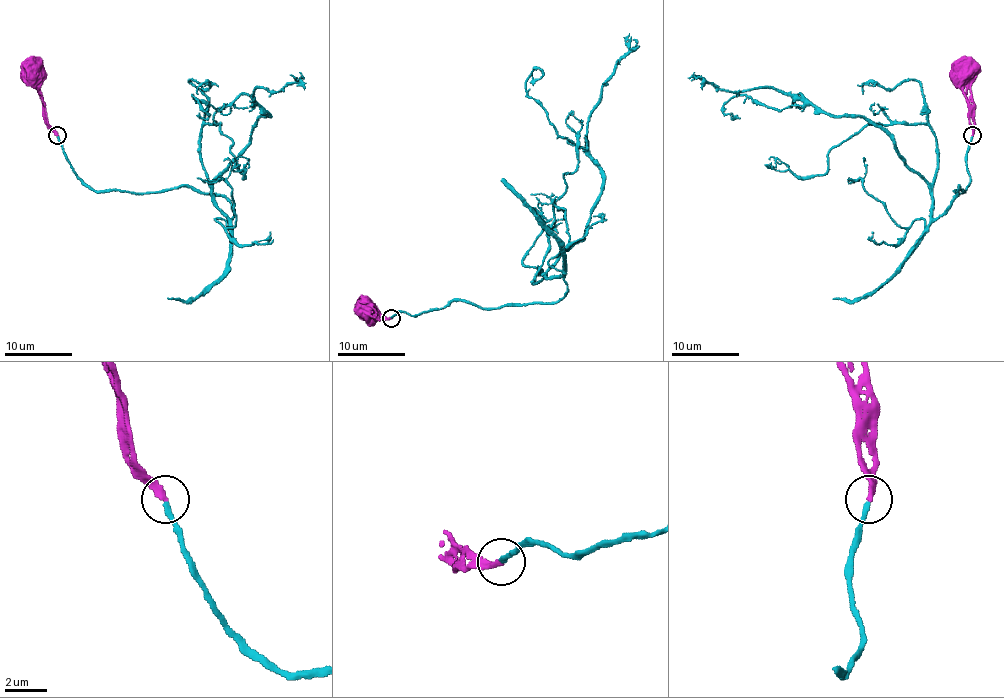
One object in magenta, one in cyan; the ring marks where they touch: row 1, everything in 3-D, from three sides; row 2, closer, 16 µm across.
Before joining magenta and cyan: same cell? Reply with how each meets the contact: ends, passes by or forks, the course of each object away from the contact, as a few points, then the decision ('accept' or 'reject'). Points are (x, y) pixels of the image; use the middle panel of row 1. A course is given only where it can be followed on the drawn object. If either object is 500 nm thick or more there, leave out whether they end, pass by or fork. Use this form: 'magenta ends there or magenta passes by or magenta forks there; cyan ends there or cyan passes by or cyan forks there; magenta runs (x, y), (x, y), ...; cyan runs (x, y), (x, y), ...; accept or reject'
magenta ends there; cyan ends there; magenta runs (391, 318), (380, 315), (368, 301), (364, 304); cyan runs (391, 318), (564, 296), (545, 272), (582, 239), (602, 171), (528, 95), (538, 68), (530, 83); accept

